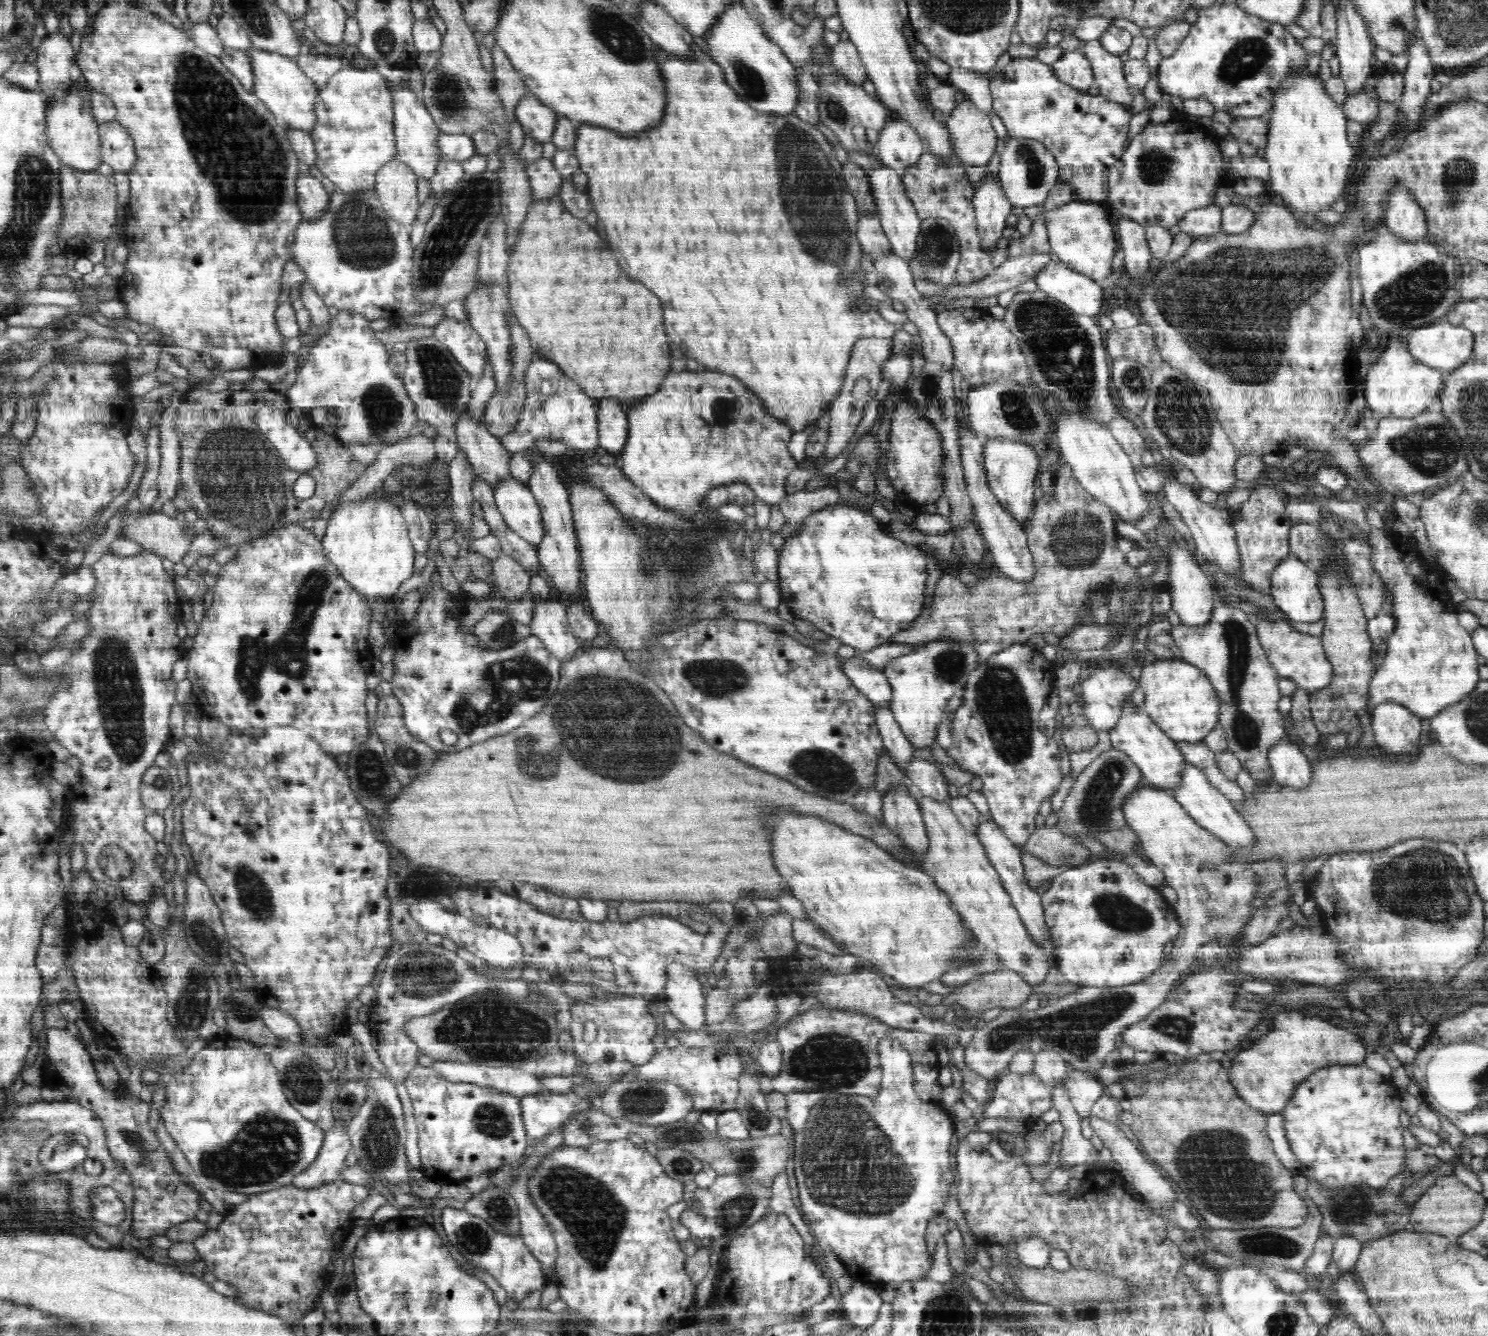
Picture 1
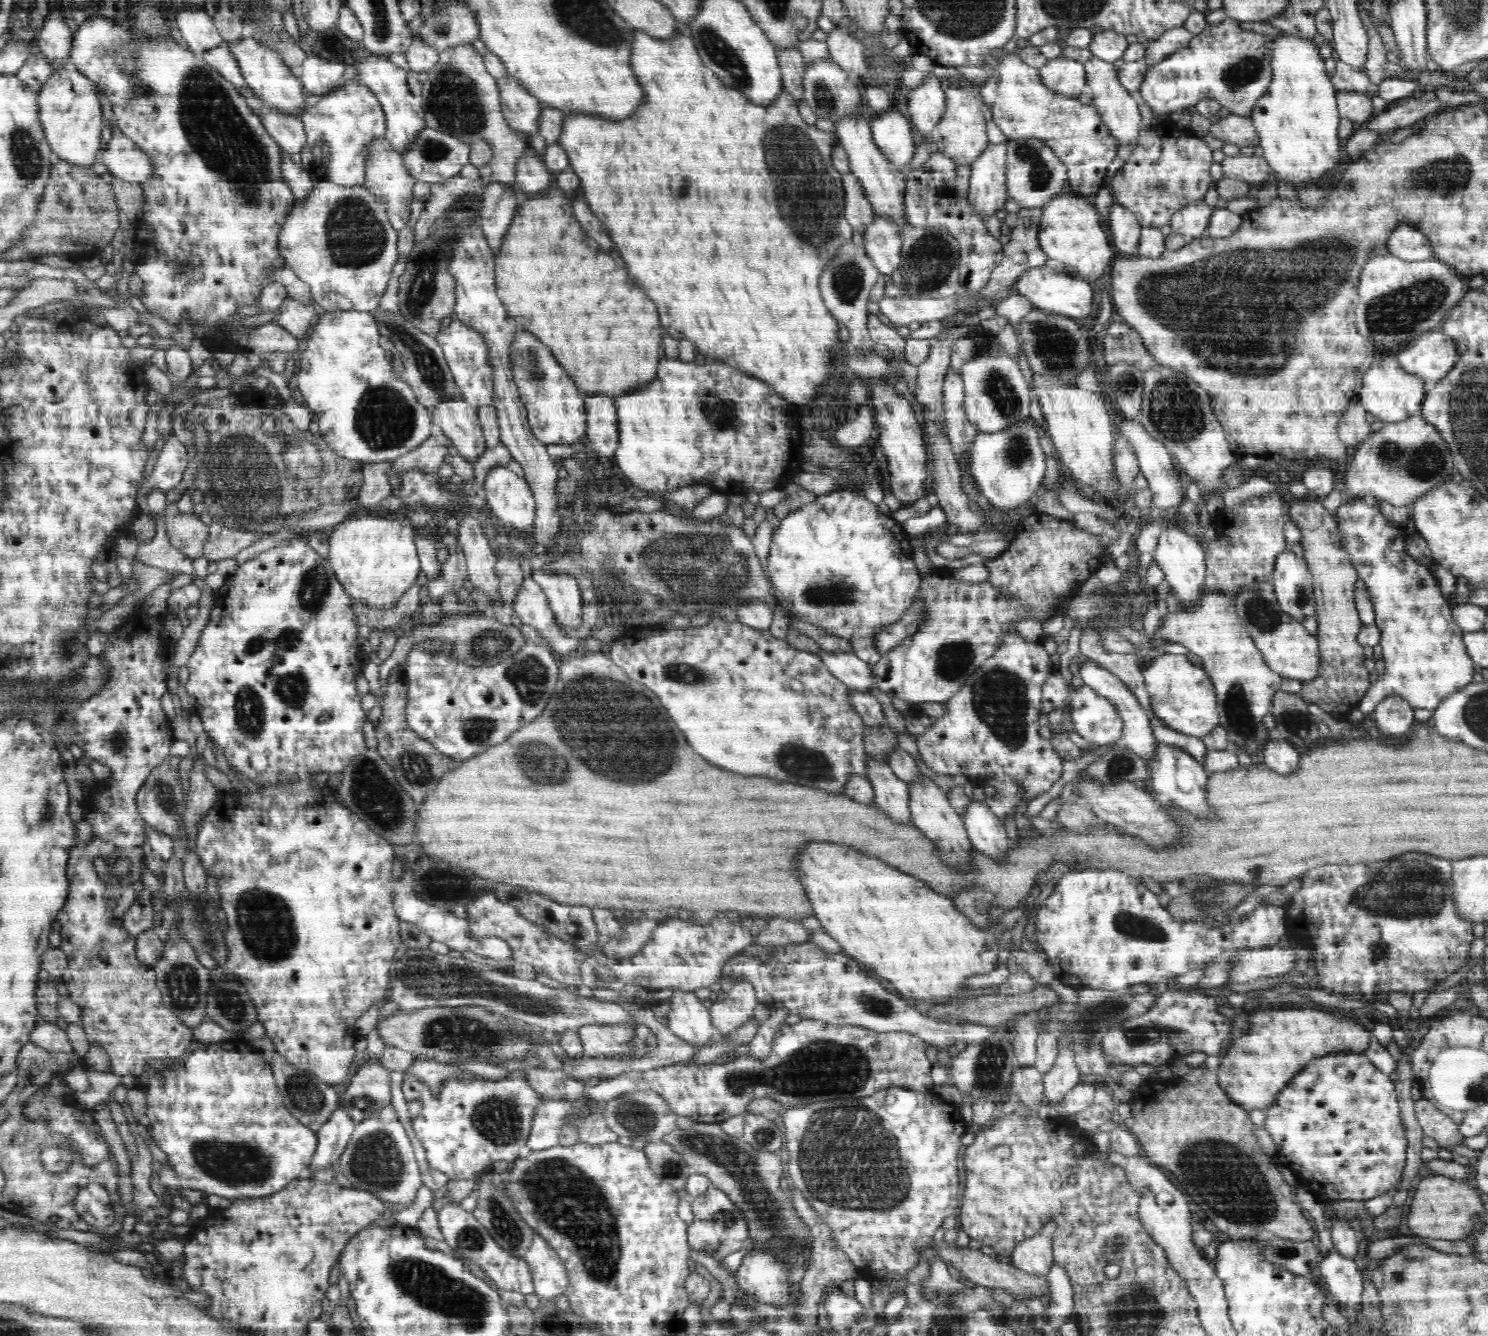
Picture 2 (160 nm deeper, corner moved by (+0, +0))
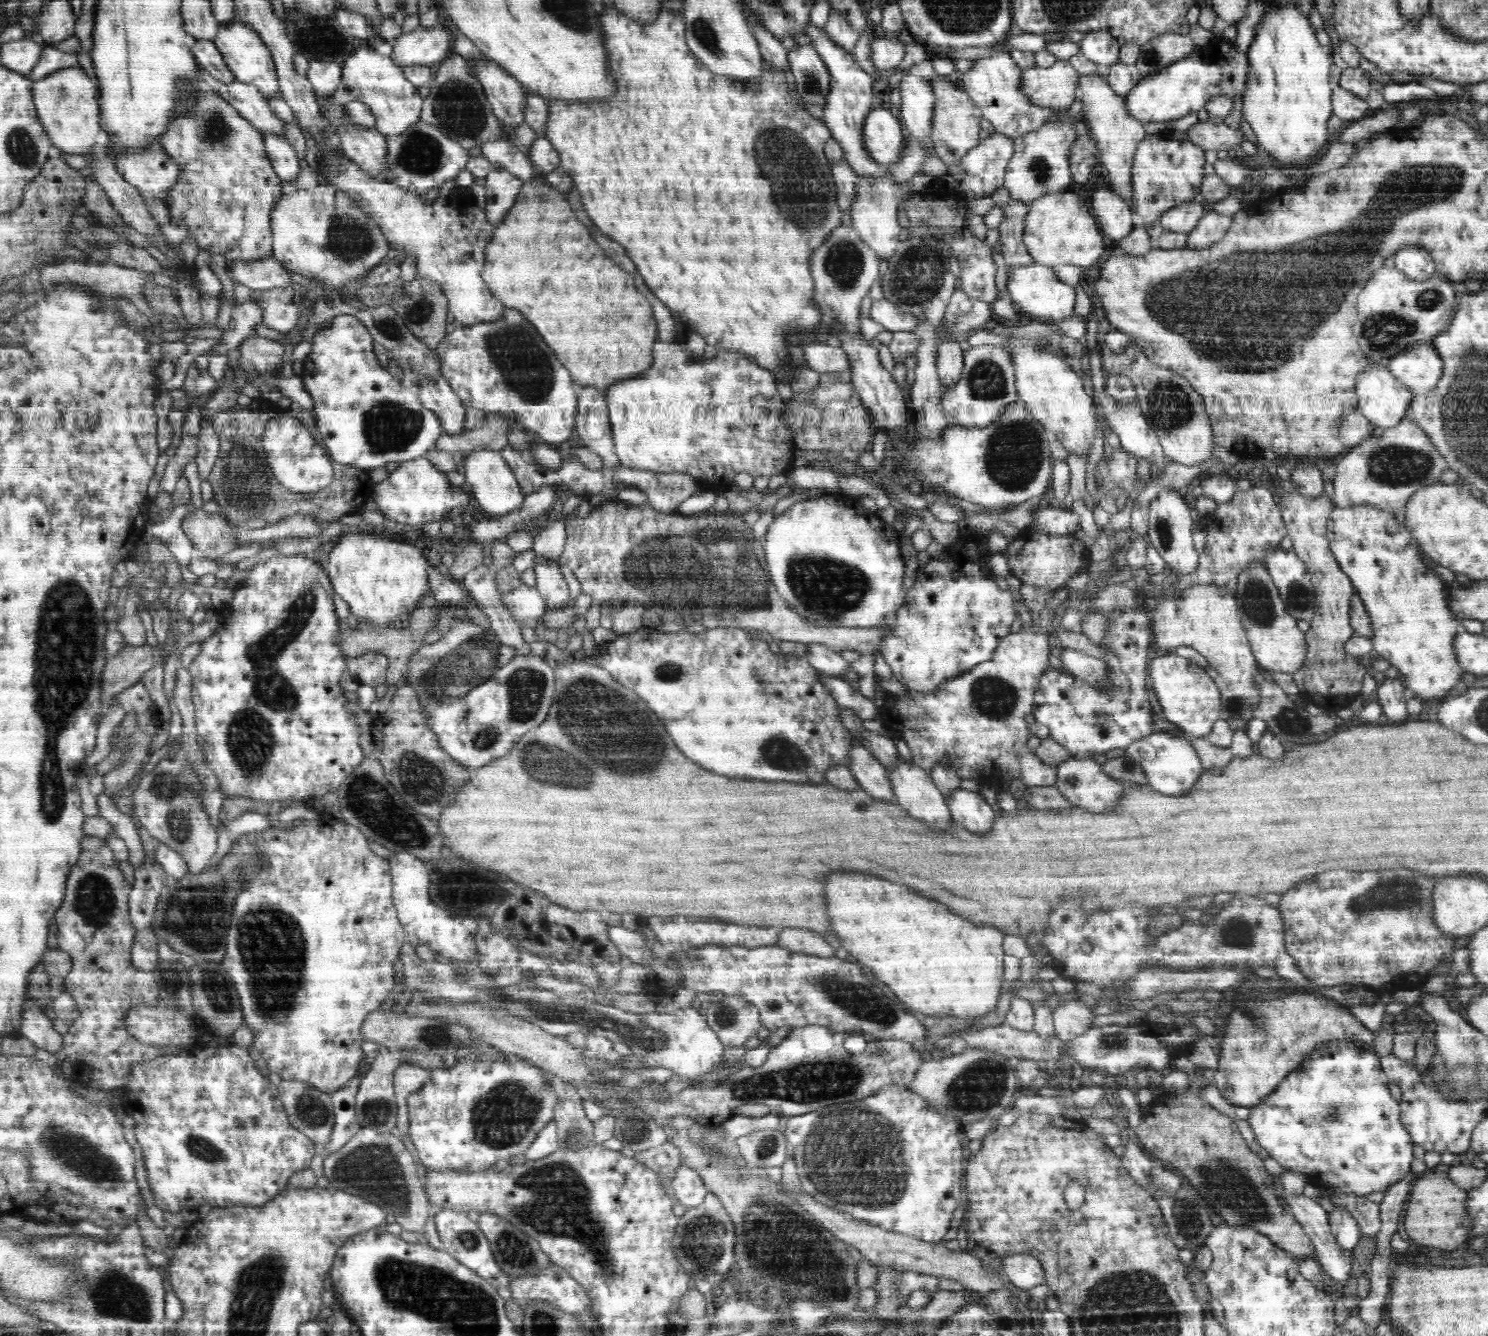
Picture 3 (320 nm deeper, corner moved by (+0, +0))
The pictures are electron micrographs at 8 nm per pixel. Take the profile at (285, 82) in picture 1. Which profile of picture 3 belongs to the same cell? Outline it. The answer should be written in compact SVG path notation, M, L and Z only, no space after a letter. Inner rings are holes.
M240 20L232 21L220 26L212 41L224 57L228 68L235 74L235 80L256 86L267 98L279 95L278 77L272 53L251 26L244 25Z

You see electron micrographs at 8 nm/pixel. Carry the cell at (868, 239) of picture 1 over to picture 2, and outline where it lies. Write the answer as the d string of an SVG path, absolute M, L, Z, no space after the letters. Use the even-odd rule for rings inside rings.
M852 174L842 175L844 198L844 217L858 232L865 231L865 228L874 222L875 213L871 203L865 196L864 189L859 179Z

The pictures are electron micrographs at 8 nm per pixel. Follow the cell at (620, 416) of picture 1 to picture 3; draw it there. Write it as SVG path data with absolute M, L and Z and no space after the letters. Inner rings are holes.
M595 386L578 389L575 428L584 444L603 460L603 466L614 470L621 464L614 450L608 405L605 395Z

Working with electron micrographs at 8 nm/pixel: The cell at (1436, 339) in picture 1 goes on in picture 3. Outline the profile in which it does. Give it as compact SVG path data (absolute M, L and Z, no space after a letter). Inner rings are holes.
M1422 342L1410 352L1396 354L1388 370L1414 395L1428 394L1436 388L1443 362L1432 342Z

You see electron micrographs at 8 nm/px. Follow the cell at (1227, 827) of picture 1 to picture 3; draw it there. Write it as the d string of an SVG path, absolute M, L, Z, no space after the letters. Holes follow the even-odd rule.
M1155 731L1154 734L1132 742L1125 749L1126 755L1138 762L1144 769L1147 784L1162 794L1175 797L1178 794L1186 794L1197 783L1198 778L1204 771L1193 744L1178 735L1174 735L1174 733Z

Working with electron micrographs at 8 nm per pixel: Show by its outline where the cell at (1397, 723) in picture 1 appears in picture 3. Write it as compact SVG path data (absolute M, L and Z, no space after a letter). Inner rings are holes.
M1386 678L1374 696L1374 699L1380 703L1386 719L1390 719L1396 724L1406 722L1406 718L1409 716L1406 709L1405 690L1402 681Z

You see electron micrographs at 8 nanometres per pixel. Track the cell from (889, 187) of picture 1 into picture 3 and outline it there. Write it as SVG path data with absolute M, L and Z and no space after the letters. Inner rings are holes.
M810 24L805 26L803 33L810 37L812 48L825 62L830 75L829 95L826 97L821 119L831 130L832 137L842 146L845 162L860 178L878 178L879 180L889 178L890 175L886 173L887 166L872 161L862 141L863 122L868 112L875 107L876 89L880 85L876 82L875 75L865 72L854 60L853 52L834 43L824 29Z

